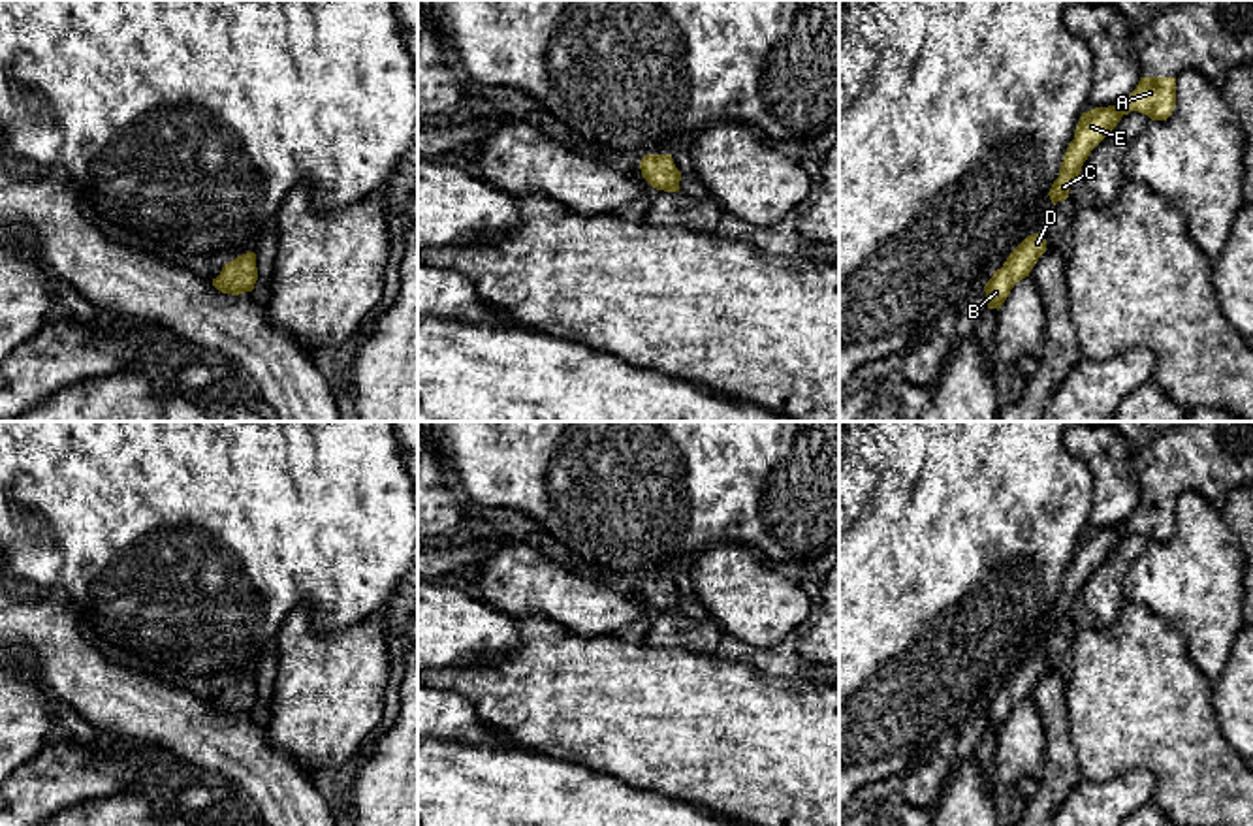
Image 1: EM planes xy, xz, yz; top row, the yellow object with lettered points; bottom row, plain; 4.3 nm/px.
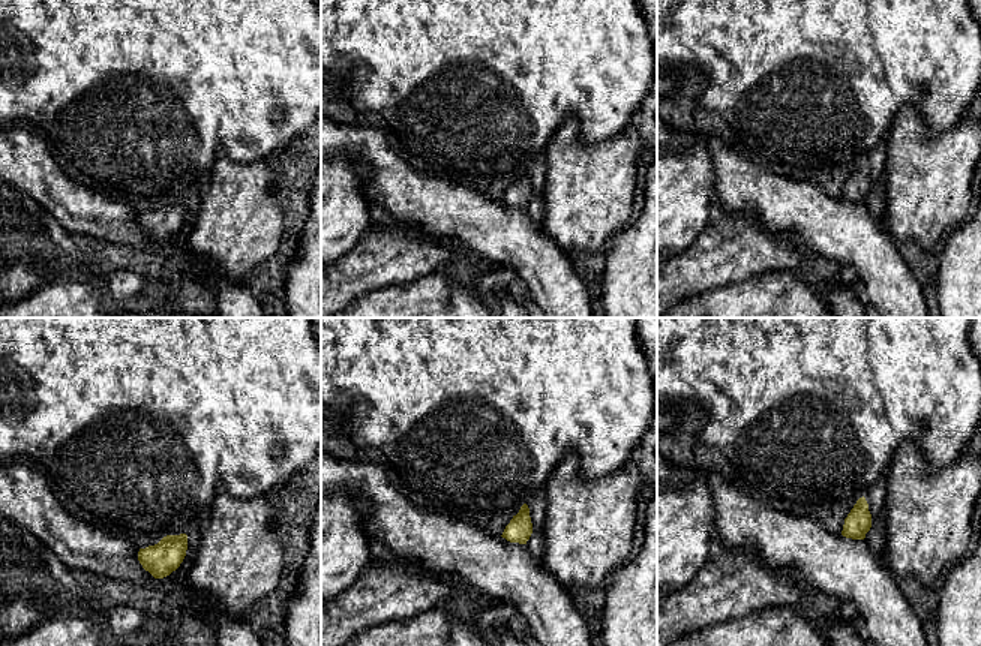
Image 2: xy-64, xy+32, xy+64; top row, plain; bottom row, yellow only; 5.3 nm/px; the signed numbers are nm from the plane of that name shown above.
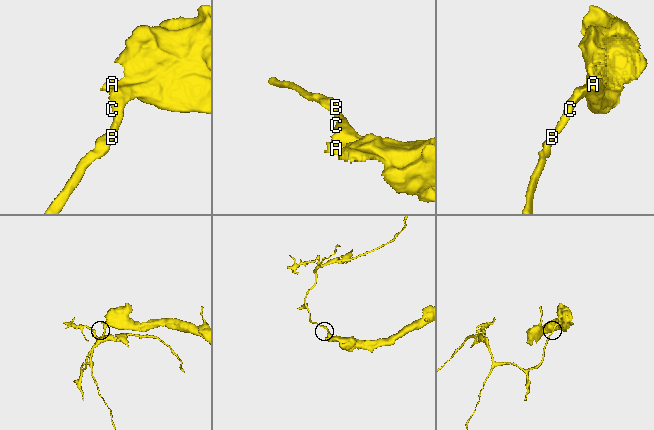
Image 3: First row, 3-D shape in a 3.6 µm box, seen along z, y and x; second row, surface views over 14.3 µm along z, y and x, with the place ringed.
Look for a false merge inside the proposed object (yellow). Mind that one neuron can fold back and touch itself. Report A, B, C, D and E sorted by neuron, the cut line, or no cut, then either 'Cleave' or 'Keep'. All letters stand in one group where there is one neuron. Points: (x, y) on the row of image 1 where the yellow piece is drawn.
Groups: A B C D E. No split. Keep

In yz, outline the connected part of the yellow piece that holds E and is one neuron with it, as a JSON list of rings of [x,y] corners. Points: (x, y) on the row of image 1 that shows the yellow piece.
[[[1140,77],[1136,88],[1119,103],[1082,113],[1074,139],[1061,162],[1059,177],[1048,196],[1052,203],[1069,198],[1071,184],[1080,177],[1091,151],[1118,126],[1123,115],[1138,111],[1151,120],[1166,120],[1176,107],[1176,77]]]

